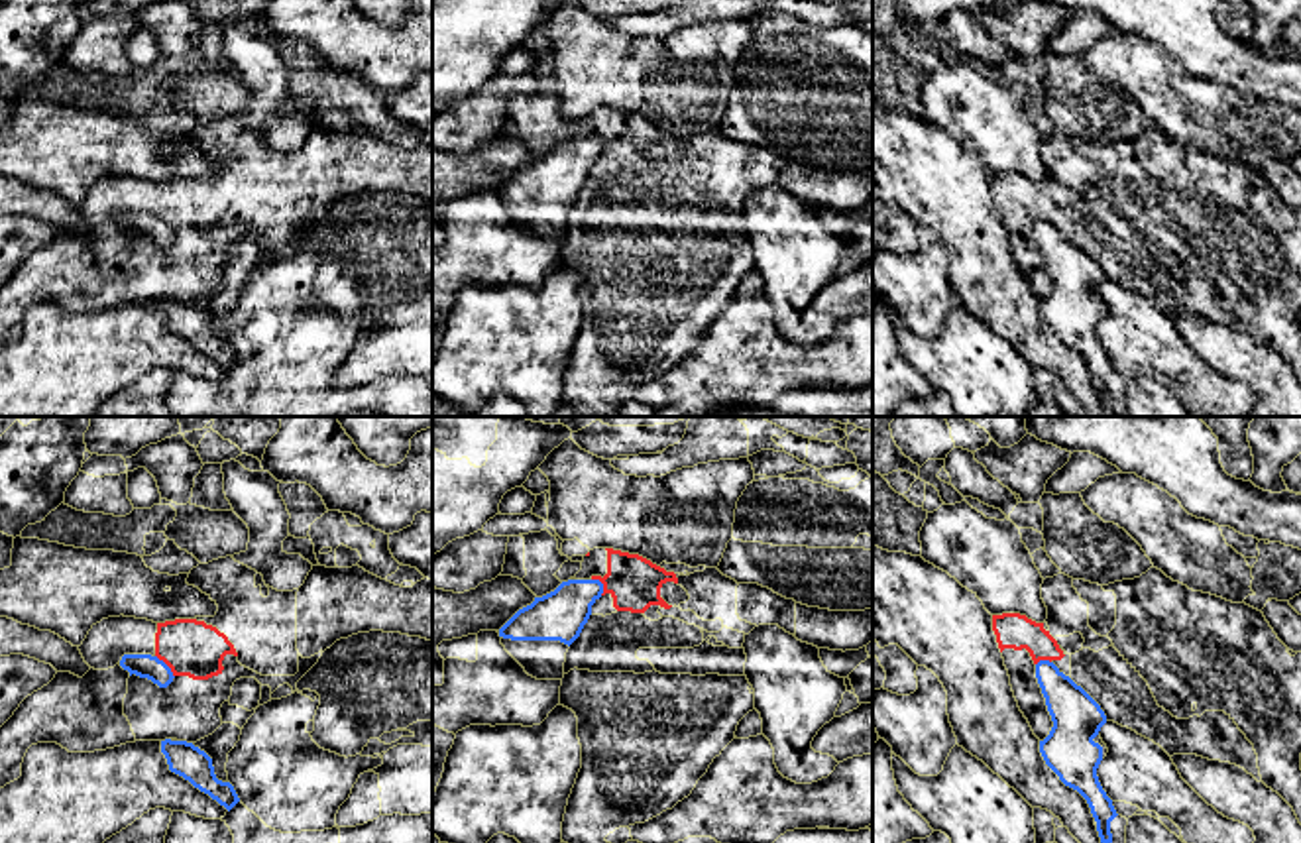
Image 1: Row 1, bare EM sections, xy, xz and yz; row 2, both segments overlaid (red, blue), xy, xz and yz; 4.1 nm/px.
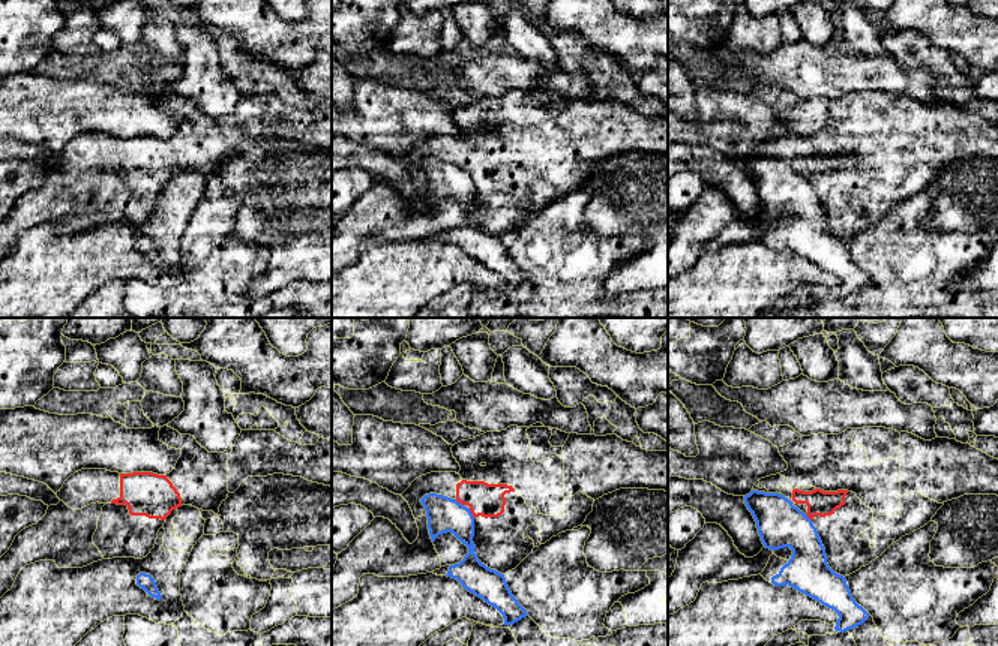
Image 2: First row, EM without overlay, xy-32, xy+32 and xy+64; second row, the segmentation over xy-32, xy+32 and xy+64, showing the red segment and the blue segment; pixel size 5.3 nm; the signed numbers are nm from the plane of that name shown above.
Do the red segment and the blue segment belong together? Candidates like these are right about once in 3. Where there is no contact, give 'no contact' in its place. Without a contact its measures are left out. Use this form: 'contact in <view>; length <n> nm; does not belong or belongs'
contact in xy; length 120 nm; does not belong

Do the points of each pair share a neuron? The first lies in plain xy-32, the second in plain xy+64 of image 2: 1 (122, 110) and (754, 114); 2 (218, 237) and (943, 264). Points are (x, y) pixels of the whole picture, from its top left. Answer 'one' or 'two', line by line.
1: one
2: one

